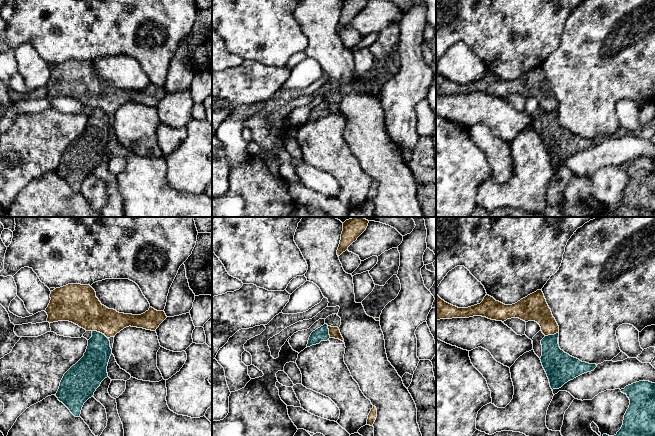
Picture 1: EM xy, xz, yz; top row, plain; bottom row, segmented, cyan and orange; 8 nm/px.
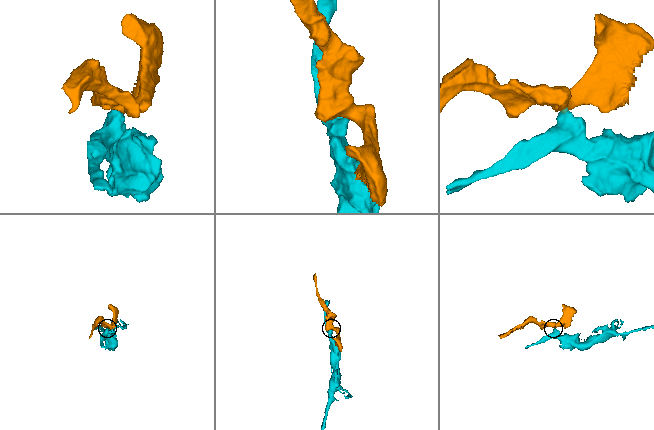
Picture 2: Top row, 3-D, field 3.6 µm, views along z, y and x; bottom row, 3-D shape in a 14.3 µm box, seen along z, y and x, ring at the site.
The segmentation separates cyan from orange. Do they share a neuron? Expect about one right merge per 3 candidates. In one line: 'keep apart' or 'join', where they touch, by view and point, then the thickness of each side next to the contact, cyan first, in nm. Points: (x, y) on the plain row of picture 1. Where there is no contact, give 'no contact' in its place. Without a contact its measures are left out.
keep apart; contact xy (99, 108); calibres 200 and 280 nm

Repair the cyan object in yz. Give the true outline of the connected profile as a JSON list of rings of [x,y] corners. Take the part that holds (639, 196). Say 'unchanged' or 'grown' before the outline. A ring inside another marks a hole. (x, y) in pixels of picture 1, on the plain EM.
unchanged; [[[639,157],[621,165],[630,176],[623,201],[614,212],[603,210],[604,217],[655,217],[655,159]]]

